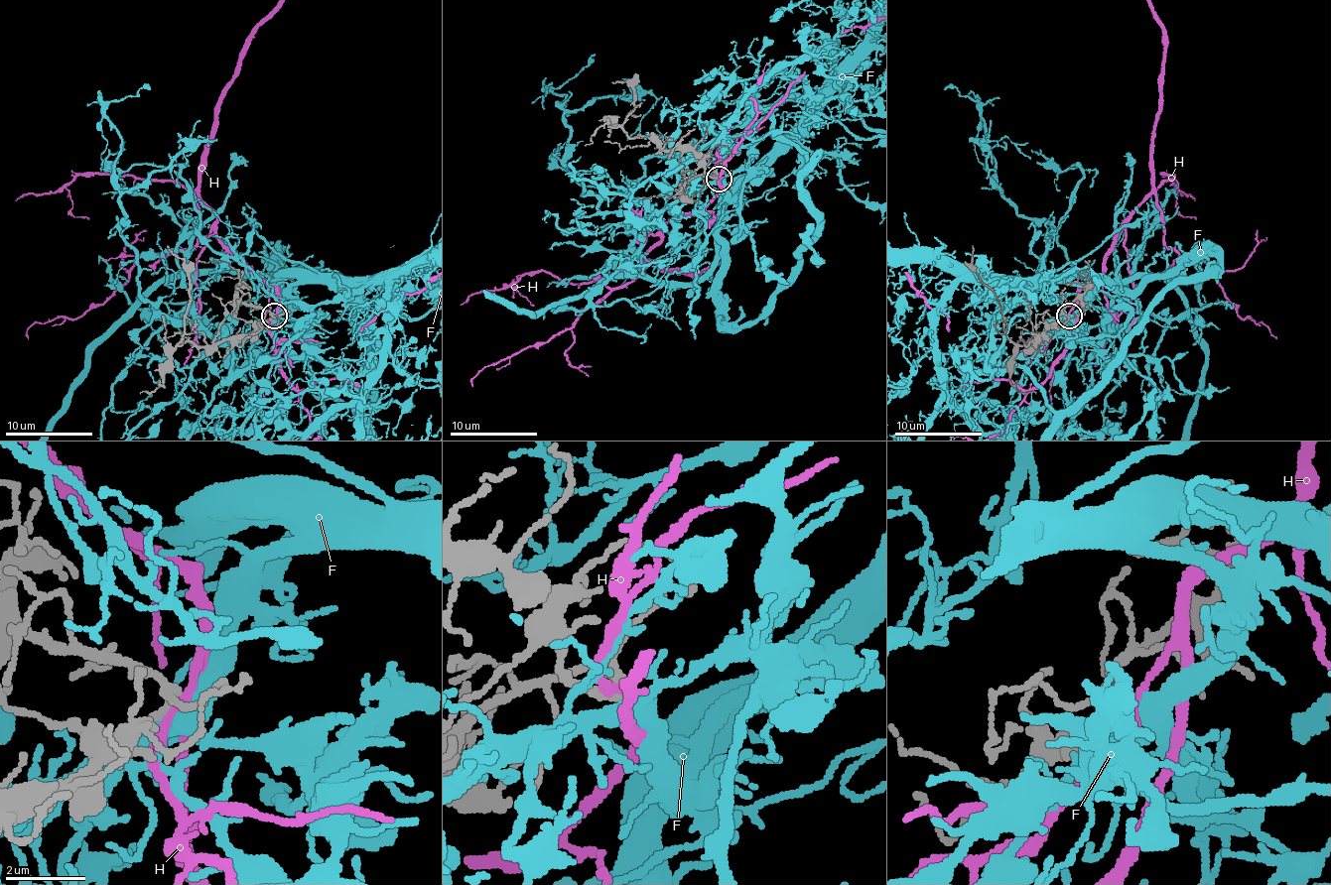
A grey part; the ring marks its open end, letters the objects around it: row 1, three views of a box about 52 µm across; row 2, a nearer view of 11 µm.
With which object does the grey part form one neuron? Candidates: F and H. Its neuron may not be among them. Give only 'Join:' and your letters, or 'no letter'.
Join: F

